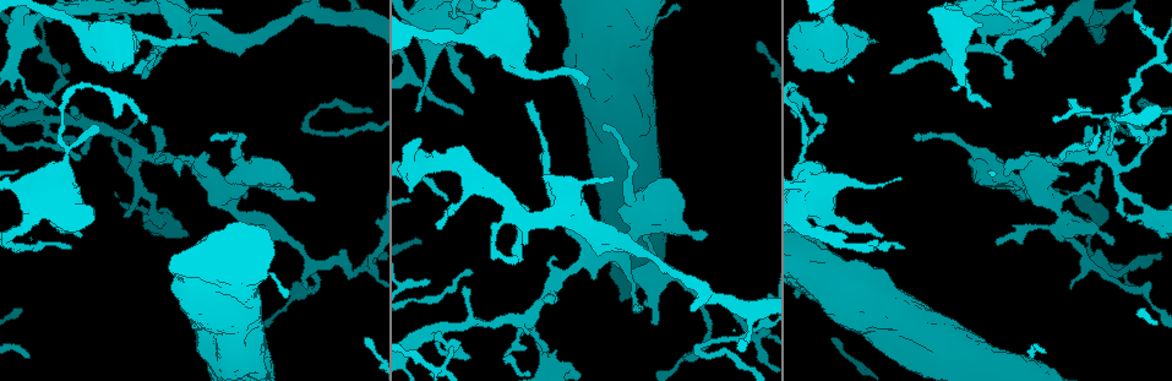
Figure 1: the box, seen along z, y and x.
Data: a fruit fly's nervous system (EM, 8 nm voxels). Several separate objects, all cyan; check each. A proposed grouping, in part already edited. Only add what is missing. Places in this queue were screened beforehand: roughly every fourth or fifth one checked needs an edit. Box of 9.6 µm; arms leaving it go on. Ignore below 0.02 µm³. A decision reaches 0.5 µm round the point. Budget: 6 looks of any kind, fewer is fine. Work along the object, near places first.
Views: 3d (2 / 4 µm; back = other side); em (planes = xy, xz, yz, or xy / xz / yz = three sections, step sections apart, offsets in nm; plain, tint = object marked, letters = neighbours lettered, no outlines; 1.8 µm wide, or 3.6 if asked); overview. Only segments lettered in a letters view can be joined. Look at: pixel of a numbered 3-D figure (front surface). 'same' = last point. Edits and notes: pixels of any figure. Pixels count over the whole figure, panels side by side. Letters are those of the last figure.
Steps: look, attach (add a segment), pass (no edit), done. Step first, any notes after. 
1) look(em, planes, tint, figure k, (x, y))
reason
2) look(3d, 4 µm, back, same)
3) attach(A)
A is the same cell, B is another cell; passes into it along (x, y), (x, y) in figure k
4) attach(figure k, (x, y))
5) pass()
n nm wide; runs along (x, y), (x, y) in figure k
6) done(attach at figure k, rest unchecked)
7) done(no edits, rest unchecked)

look(em, planes, letters, figure 1, (652, 321))
branch stops here

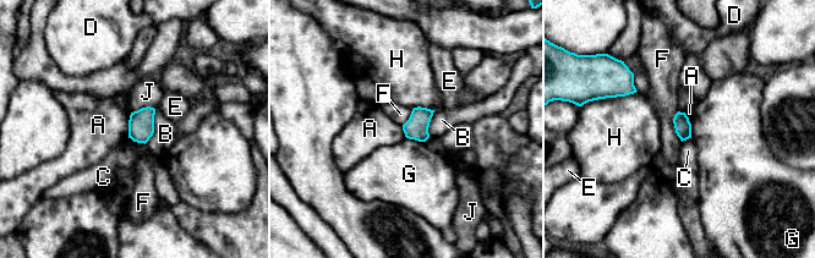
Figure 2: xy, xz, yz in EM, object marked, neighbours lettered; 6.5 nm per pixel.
pass()
A, B, C, D, E, F, G, H and J are other cells; border along (131, 113), (127, 137) in figure 2; none of them fits

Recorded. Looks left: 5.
look(3d, 4 µm, figure 1, (601, 127))
free end

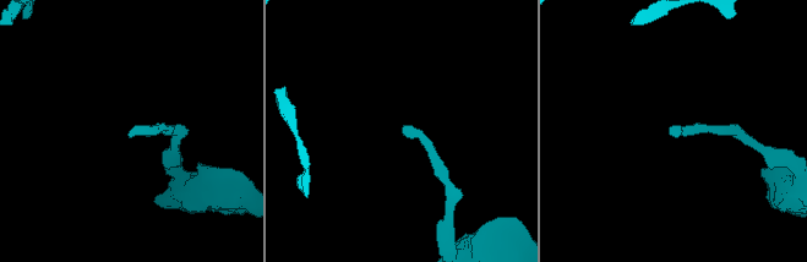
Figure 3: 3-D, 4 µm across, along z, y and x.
look(em, planes, letters, figure 3, (404, 132))
need the tissue

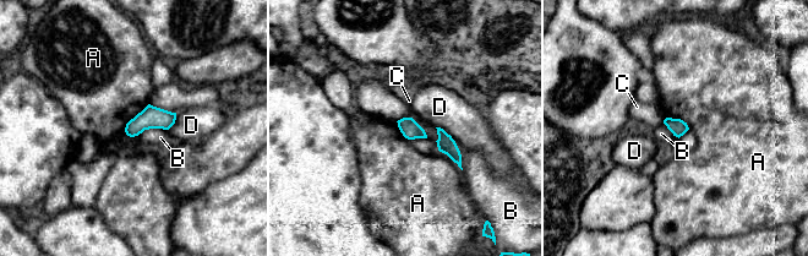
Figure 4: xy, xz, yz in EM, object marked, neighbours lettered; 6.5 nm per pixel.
pass()
110 nm wide; A, B, C and D are other cells; border along (148, 103), (126, 124), (124, 131) in figure 4; no lettered segment goes on from it

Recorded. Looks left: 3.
look(em, xz, step 16, tint, figure 1, (876, 42))
branch stops here

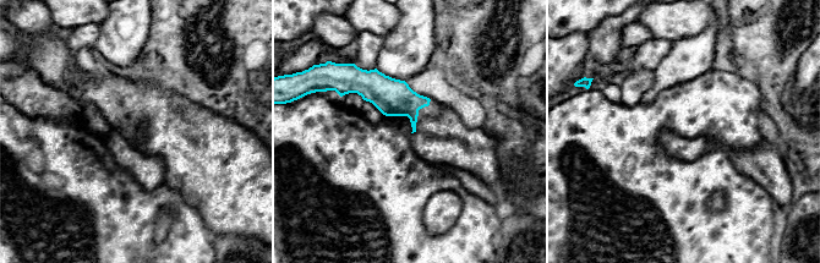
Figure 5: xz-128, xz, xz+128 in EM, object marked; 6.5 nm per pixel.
look(em, planes, letters, same)
another direction

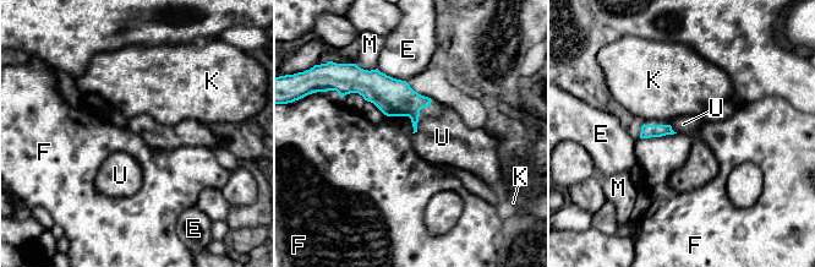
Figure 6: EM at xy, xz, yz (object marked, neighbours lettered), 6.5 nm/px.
attach(U)
U is the same cell, E, F, K and M are other cells; passes into it along (393, 97), (419, 115), (442, 137) in figure 6; it goes on there

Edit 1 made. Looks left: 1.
done(attach at figure 6, rest unchecked)

